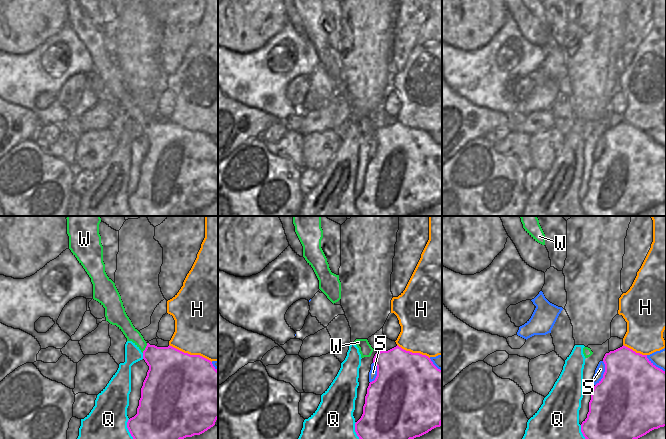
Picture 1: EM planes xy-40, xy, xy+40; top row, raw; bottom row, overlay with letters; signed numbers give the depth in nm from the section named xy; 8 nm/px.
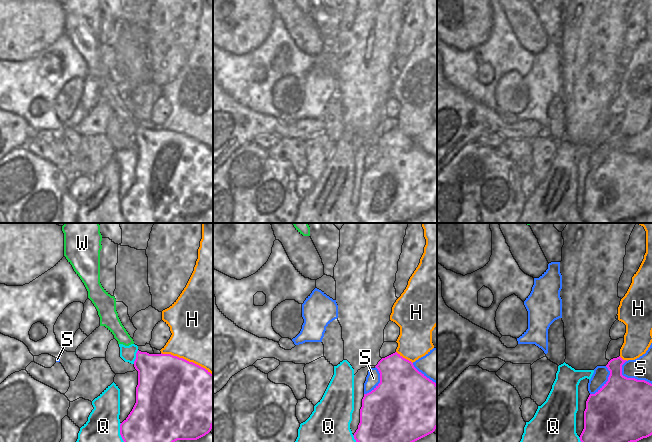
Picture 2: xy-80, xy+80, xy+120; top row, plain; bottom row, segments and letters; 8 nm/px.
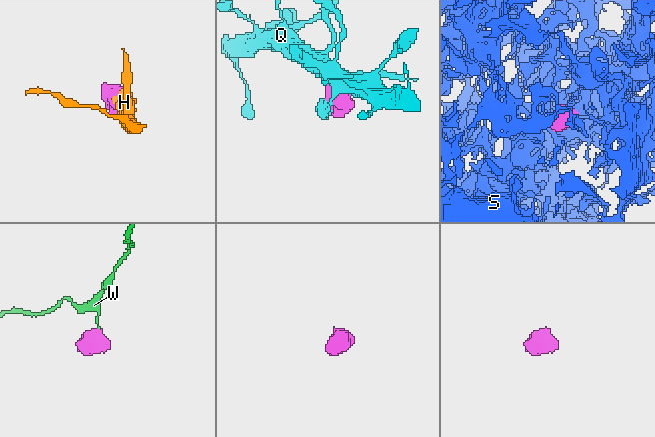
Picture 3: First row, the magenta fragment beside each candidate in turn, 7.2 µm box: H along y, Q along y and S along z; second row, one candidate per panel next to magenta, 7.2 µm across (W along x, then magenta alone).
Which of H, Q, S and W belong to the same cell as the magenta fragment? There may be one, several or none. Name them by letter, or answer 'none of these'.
W

